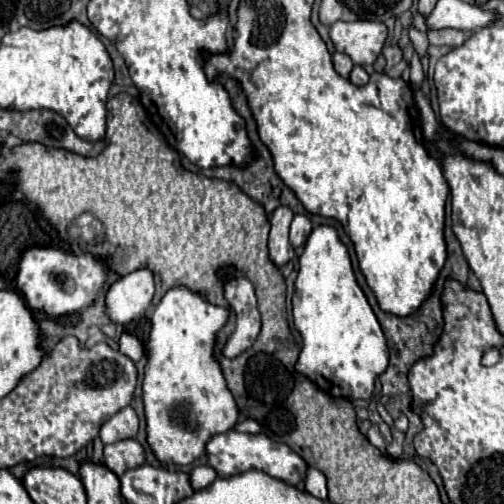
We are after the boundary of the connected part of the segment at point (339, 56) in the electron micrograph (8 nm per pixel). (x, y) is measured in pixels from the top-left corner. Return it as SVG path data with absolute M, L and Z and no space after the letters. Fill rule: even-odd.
M334 52L332 62L334 62L336 72L338 72L340 76L348 78L348 74L350 74L350 70L352 70L352 66L354 66L354 64L352 64L352 60L350 60L346 54L342 54L342 52Z

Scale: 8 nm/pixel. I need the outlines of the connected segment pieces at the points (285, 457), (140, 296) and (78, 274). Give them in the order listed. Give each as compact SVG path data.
M228 430L224 434L214 436L208 442L206 450L208 450L208 466L212 466L220 478L248 470L262 470L278 480L284 480L286 484L298 484L298 480L304 478L308 468L308 464L296 452L292 452L286 444L270 440L266 434L244 434Z
M138 268L114 280L106 292L106 316L114 324L124 325L138 319L154 296L154 276L148 268Z
M26 248L17 274L18 288L30 308L44 312L50 318L86 310L106 278L104 266L91 254L77 255L60 248Z

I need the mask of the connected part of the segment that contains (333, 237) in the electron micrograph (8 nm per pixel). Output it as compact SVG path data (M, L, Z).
M316 226L304 244L292 296L292 316L304 342L296 370L332 396L370 398L374 380L388 366L388 342L356 282L350 254L332 226Z

